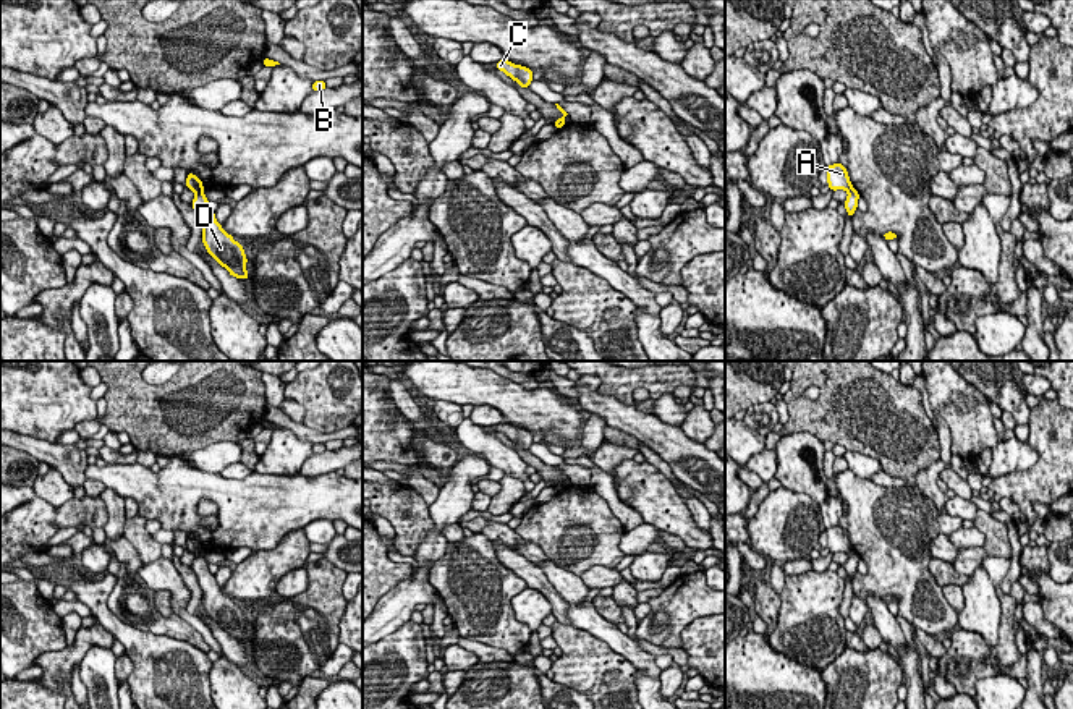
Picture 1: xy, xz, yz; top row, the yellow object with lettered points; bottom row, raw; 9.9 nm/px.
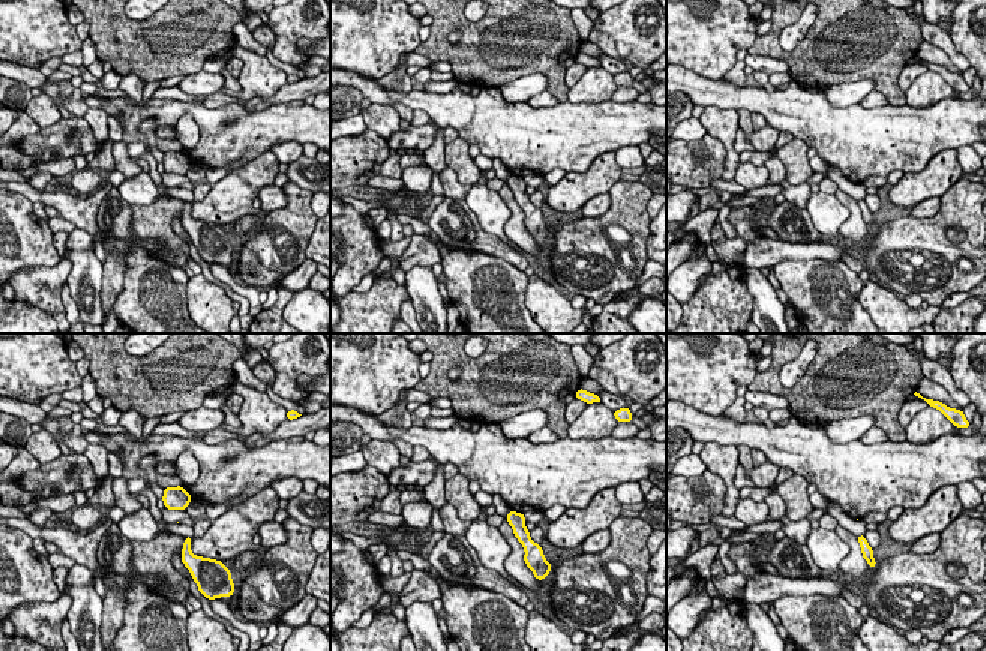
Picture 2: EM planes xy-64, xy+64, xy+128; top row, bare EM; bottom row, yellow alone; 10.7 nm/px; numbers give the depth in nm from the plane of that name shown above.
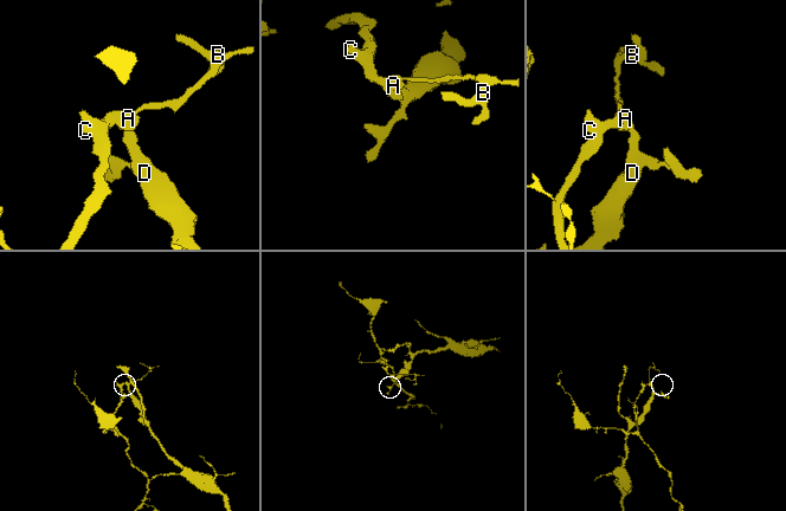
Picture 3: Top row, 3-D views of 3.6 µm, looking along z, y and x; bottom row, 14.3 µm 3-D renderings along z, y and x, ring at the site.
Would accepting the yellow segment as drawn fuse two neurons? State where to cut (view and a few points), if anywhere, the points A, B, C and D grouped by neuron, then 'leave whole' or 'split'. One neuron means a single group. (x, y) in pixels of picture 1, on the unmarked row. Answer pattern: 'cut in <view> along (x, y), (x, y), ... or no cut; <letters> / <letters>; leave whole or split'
cut in xy along (201, 551), (195, 554); A B C / D; split

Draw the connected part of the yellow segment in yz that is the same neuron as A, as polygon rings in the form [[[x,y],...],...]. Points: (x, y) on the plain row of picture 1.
[[[840,524],[825,529],[825,533],[827,533],[827,544],[829,544],[827,547],[832,554],[837,552],[848,554],[851,550],[848,533]]]

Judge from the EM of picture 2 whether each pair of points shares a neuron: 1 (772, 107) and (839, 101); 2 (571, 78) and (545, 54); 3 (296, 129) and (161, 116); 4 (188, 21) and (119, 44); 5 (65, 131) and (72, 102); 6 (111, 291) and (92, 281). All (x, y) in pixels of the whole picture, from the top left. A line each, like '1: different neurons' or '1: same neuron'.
1: different neurons
2: different neurons
3: same neuron
4: same neuron
5: different neurons
6: different neurons

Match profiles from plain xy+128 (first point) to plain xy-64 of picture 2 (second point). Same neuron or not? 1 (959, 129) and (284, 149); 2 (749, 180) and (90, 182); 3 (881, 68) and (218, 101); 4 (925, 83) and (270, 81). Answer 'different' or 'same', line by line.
1: different
2: same
3: different
4: same

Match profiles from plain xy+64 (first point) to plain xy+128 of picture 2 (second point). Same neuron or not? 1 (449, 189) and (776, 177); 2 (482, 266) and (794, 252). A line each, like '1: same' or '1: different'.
1: different
2: different

